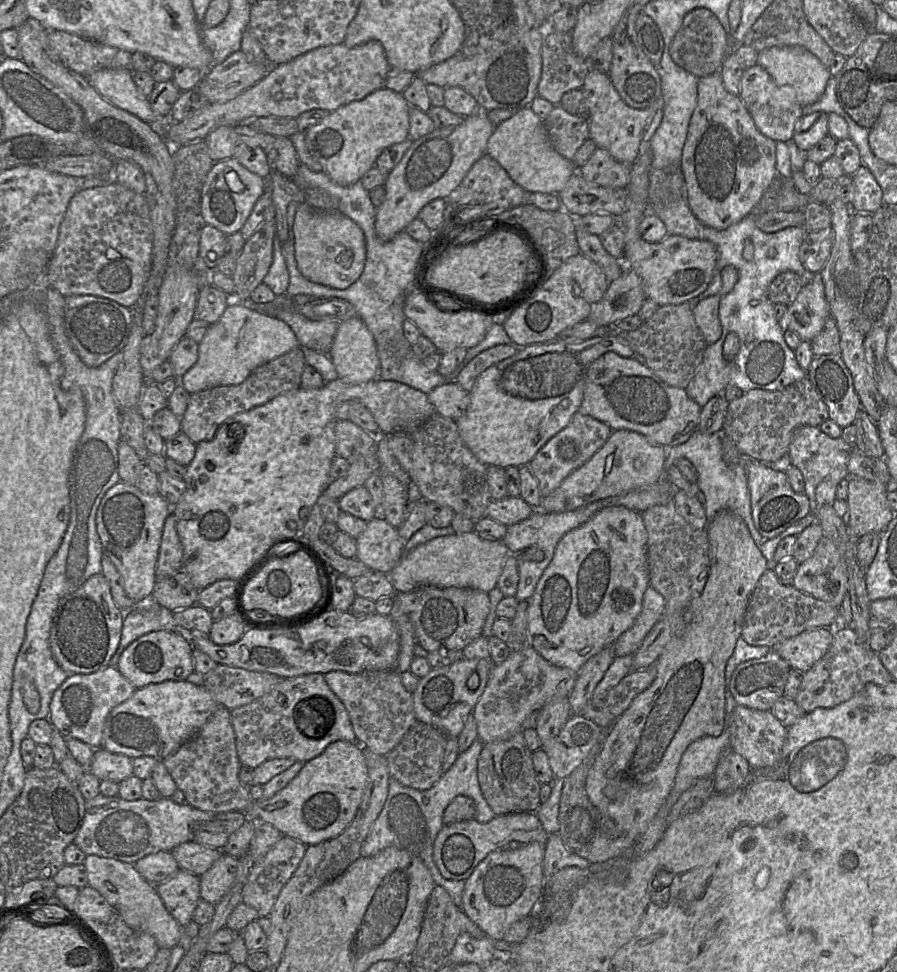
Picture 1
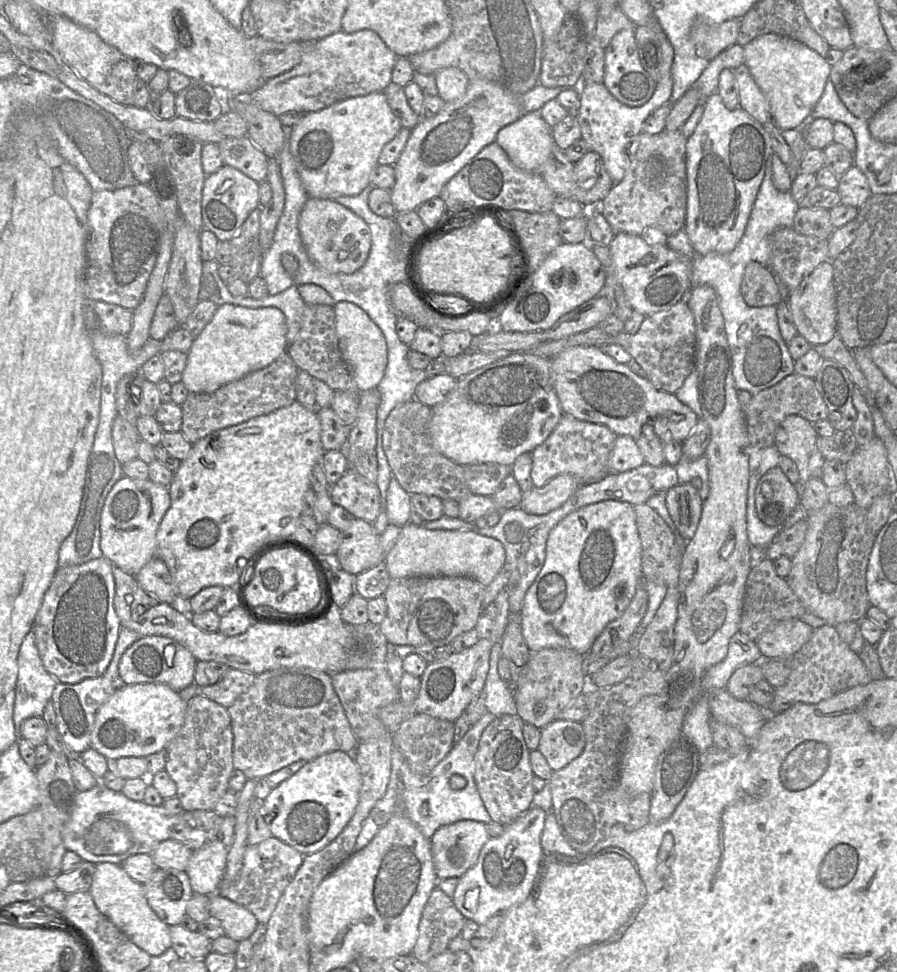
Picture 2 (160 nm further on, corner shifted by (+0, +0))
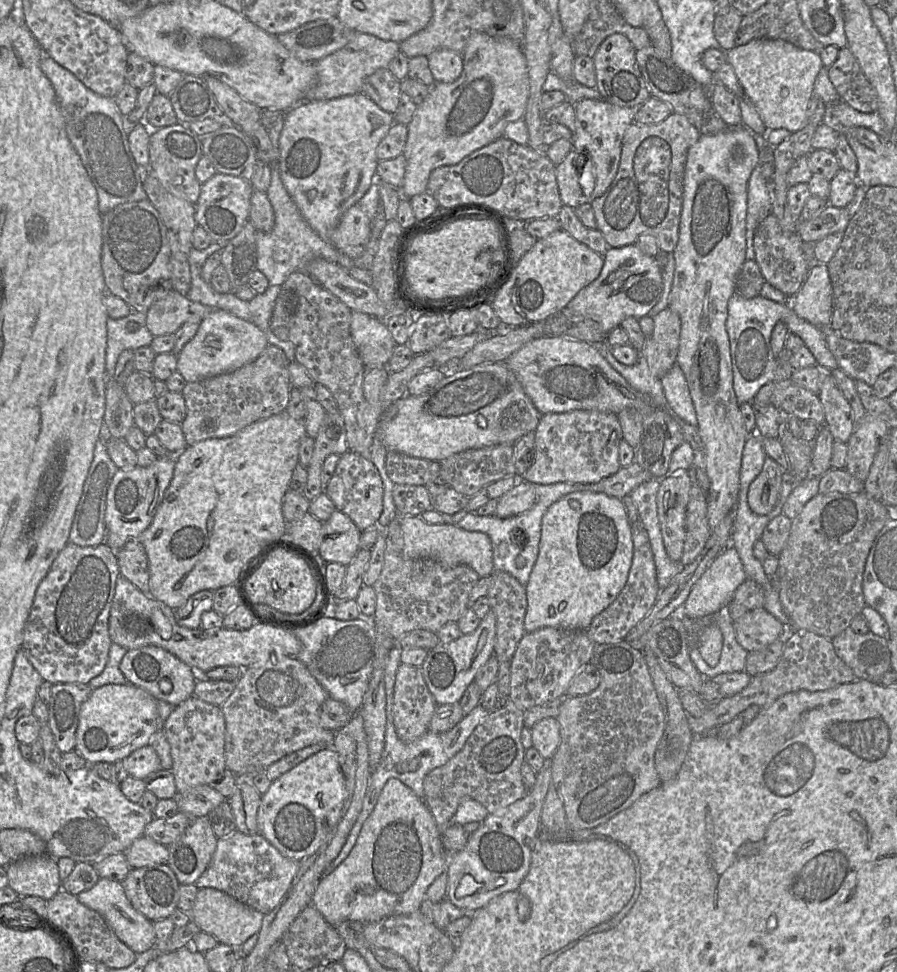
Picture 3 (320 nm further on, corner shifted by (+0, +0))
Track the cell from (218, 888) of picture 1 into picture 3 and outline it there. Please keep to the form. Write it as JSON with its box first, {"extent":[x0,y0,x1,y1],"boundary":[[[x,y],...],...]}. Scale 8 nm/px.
{"extent":[167,816,218,884],"boundary":[[[208,816],[193,819],[184,833],[167,845],[167,865],[180,884],[194,884],[207,869],[217,847],[218,838]]]}

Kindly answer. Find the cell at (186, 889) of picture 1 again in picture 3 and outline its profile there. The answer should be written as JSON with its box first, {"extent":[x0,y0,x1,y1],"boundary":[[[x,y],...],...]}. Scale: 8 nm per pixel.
{"extent":[121,864,180,921],"boundary":[[[167,864],[133,868],[121,884],[132,906],[151,921],[169,918],[177,909],[180,883]]]}

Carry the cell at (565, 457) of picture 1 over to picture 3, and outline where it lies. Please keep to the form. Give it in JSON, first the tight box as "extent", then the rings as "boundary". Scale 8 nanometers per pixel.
{"extent":[522,410,622,485],"boundary":[[[573,410],[543,414],[535,430],[534,461],[522,478],[541,485],[597,483],[620,469],[619,444],[622,439],[622,427],[614,413]]]}

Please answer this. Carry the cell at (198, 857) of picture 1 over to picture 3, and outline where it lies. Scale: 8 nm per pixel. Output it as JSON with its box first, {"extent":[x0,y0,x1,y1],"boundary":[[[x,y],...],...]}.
{"extent":[123,835,169,869],"boundary":[[[144,835],[135,839],[123,853],[131,869],[167,864],[169,858],[167,846]]]}

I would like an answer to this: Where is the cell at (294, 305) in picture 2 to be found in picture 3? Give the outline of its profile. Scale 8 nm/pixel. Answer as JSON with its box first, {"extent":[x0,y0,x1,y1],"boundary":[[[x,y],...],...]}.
{"extent":[198,285,295,361],"boundary":[[[269,285],[265,292],[257,294],[251,300],[241,300],[234,292],[222,293],[233,296],[232,299],[201,299],[198,302],[210,309],[222,309],[256,325],[267,337],[270,345],[283,350],[289,361],[295,361],[295,345],[290,341],[279,339],[270,328],[270,319],[276,298],[281,290],[279,285]]]}

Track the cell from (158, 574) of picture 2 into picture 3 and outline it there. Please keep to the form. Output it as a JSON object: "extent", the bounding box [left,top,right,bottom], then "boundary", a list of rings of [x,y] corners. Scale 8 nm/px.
{"extent":[116,540,149,595],"boundary":[[[129,540],[122,549],[116,551],[116,557],[120,569],[120,576],[133,583],[142,593],[149,595],[149,565],[148,557],[139,540]]]}

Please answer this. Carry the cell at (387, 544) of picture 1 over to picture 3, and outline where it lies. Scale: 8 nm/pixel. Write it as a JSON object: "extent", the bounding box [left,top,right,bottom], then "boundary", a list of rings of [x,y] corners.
{"extent":[320,510,360,566],"boundary":[[[335,510],[323,523],[320,556],[327,562],[348,566],[360,550],[360,531],[343,512]]]}

